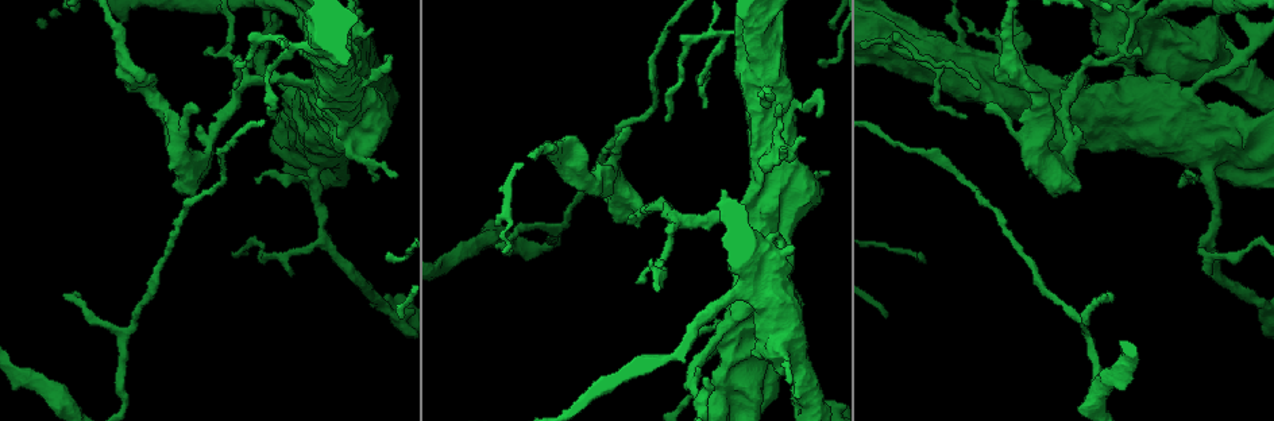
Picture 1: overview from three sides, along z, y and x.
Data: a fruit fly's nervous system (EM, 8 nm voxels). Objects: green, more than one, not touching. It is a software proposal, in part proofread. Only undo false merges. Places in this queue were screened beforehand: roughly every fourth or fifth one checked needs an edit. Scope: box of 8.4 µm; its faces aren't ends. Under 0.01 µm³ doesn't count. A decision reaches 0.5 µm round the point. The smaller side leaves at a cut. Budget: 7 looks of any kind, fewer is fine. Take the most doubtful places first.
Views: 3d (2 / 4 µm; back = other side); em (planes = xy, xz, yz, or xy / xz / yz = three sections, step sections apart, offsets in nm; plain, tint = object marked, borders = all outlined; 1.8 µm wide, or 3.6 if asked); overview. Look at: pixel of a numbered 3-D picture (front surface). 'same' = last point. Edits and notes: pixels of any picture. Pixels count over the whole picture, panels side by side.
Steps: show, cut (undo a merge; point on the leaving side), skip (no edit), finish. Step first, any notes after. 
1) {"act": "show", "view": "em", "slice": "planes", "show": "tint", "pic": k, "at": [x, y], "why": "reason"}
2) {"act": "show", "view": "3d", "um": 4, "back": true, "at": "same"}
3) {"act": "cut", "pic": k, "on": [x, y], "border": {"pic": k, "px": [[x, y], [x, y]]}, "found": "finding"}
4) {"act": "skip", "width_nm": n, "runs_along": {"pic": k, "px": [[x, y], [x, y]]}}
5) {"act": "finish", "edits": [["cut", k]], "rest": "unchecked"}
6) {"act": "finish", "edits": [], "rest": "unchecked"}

{"act": "show", "view": "em", "um": 3.6, "slice": "planes", "show": "tint", "pic": 1, "at": [1128, 46], "why": "looks like a crossing"}

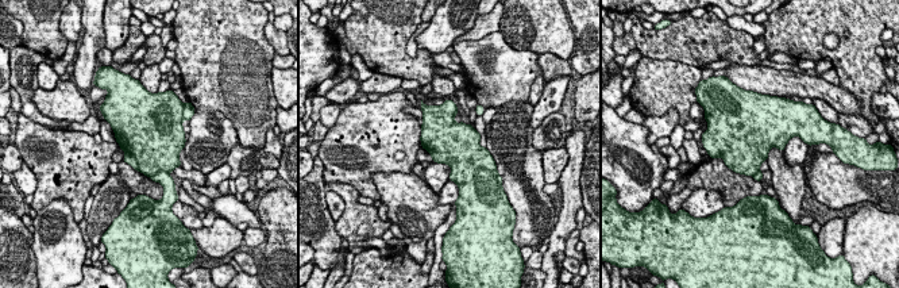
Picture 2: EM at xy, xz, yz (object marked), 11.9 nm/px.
{"act": "cut", "pic": 2, "on": [150, 145], "border": {"pic": 2, "px": [[124, 152], [134, 157], [139, 169]]}, "found": "a second cell is stuck on"}

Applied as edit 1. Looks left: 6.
{"act": "show", "view": "overview"}

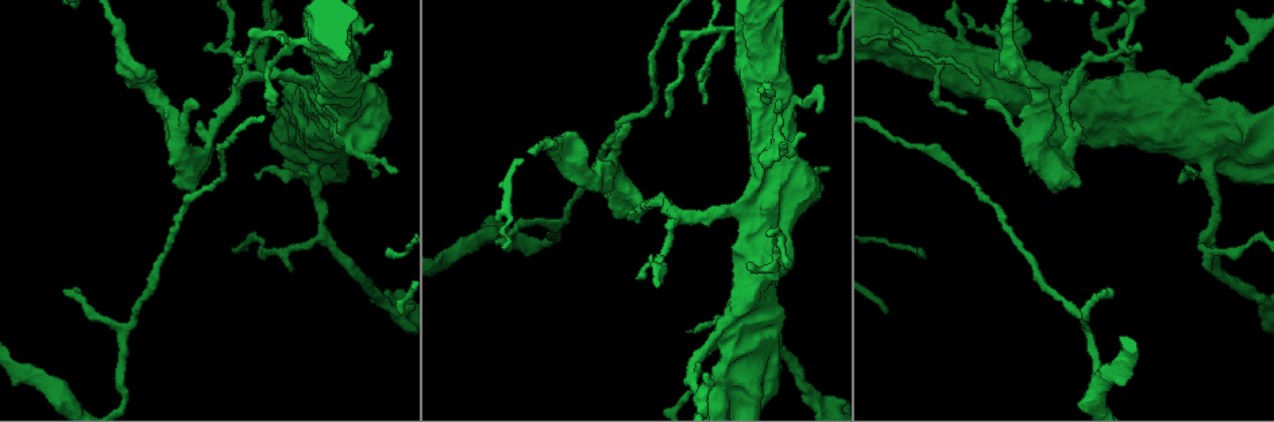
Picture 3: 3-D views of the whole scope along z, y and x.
{"act": "show", "view": "3d", "um": 4, "pic": 3, "at": [1209, 163], "why": "thick turns thin"}

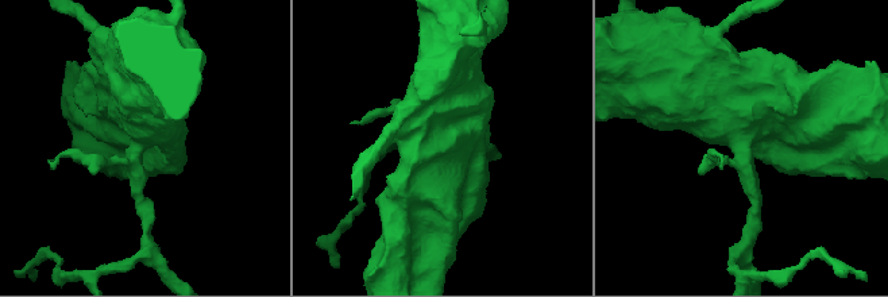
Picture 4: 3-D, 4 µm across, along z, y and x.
{"act": "show", "view": "em", "um": 3.6, "slice": "planes", "show": "tint", "pic": 4, "at": [743, 147], "why": "now the EM"}

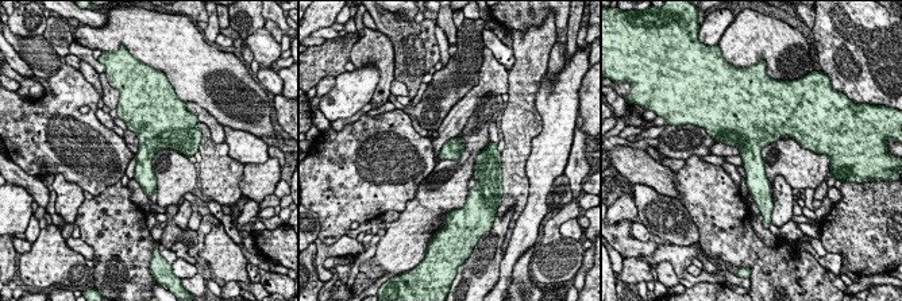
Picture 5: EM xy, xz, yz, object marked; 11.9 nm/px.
{"act": "skip", "found": "all the same cell"}

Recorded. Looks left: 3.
{"act": "show", "view": "3d", "um": 4, "pic": 3, "at": [777, 150]}

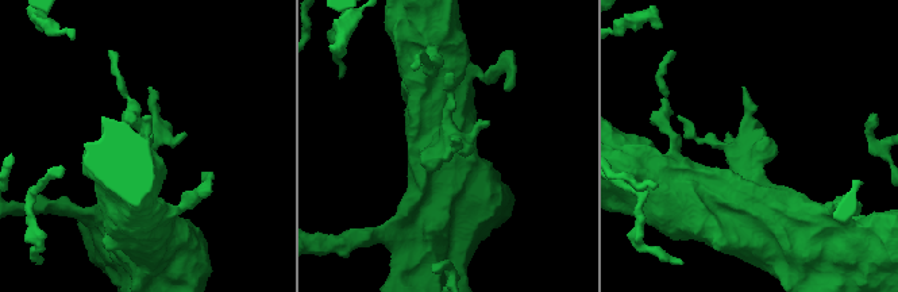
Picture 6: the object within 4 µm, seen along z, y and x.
{"act": "show", "view": "em", "slice": "planes", "show": "tint", "pic": 6, "at": [745, 141], "why": "now the EM"}

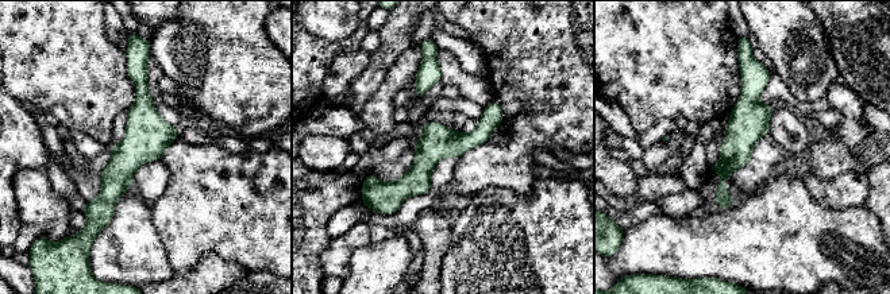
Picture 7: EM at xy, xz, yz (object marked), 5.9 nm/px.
{"act": "skip", "runs_along": {"pic": 7, "px": [[134, 70], [142, 142], [101, 221]]}, "found": "all the same cell"}

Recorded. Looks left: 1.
{"act": "finish", "edits": [["cut", 2]], "rest": "unchecked"}

